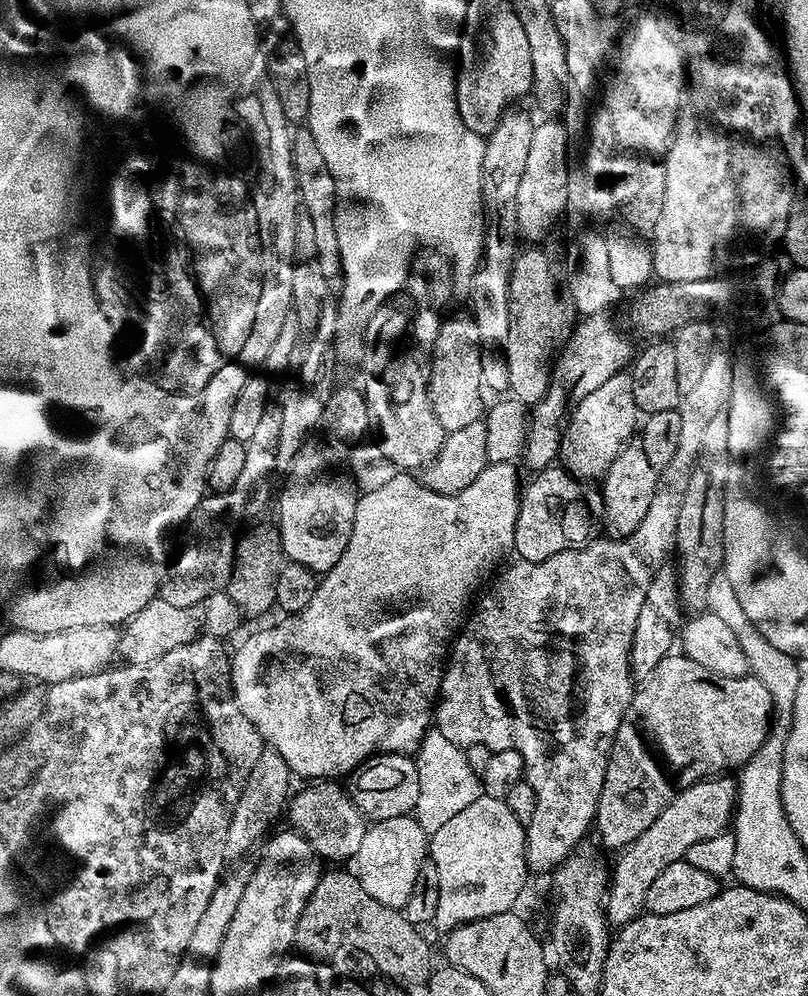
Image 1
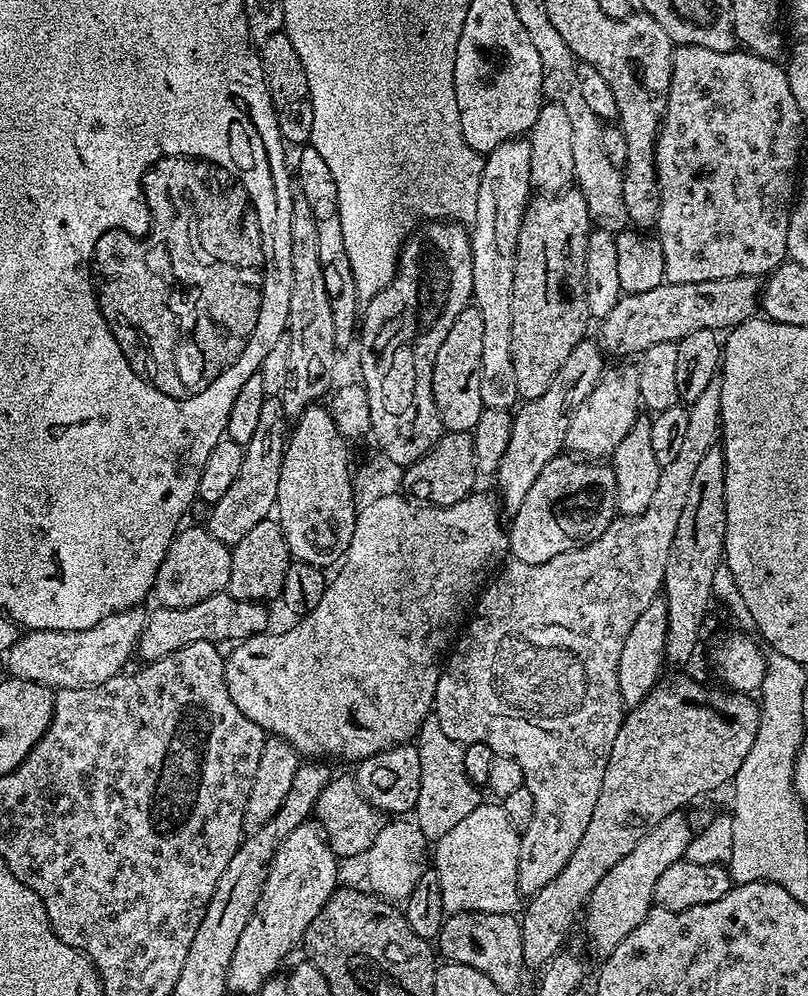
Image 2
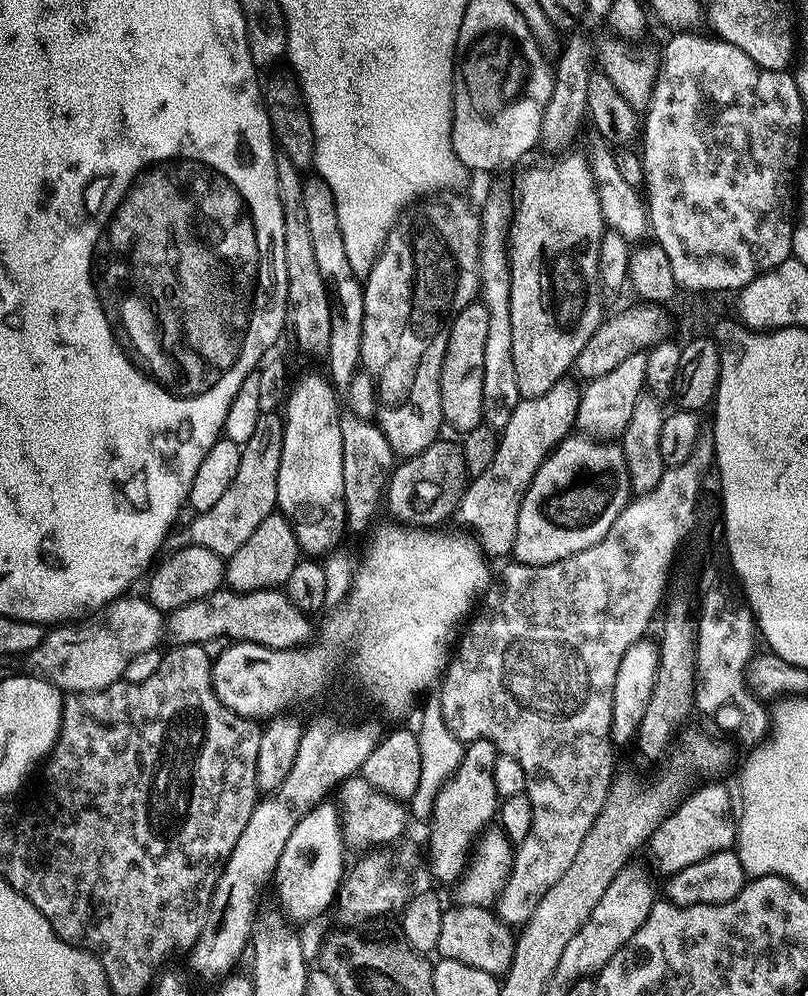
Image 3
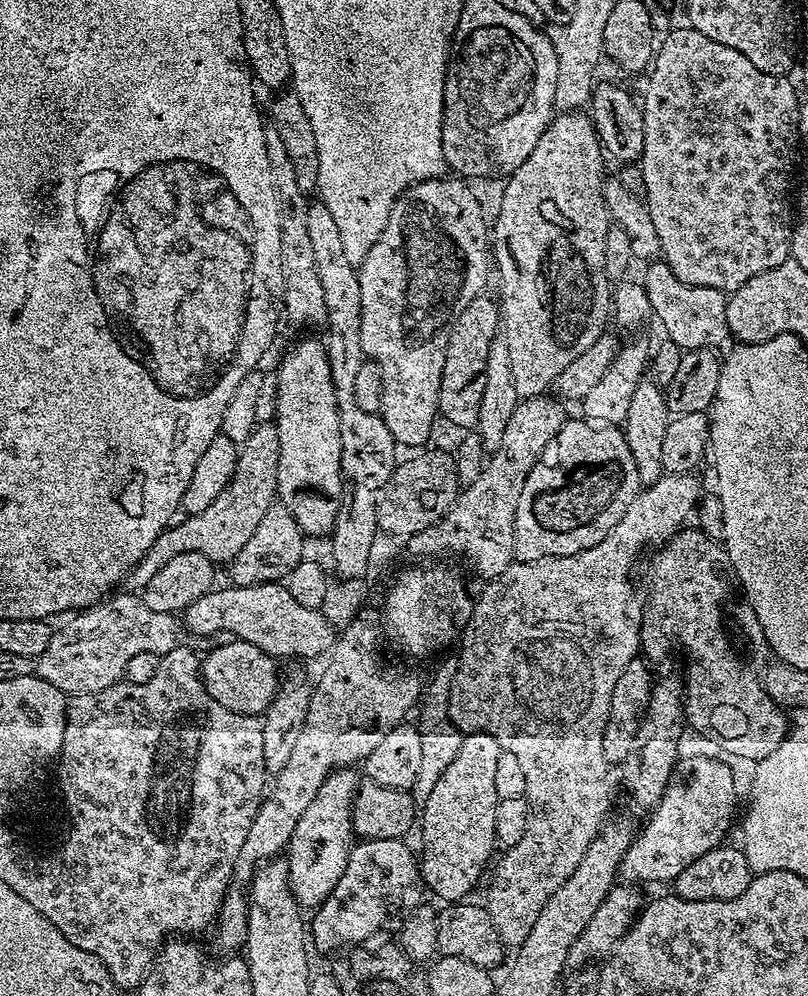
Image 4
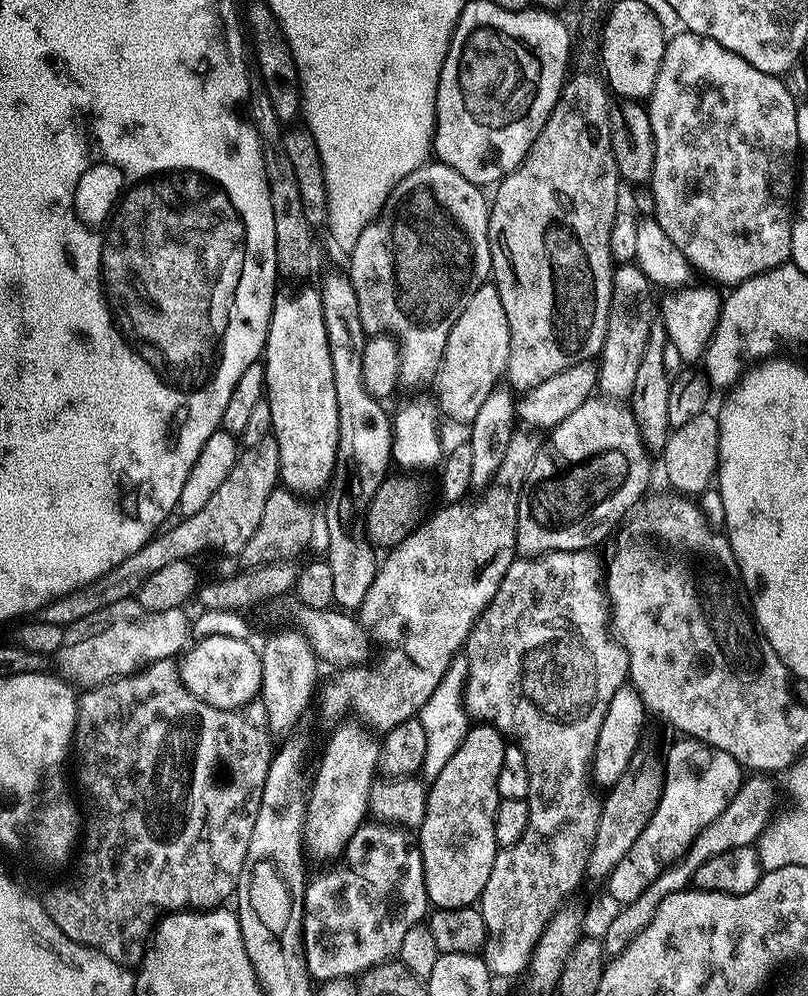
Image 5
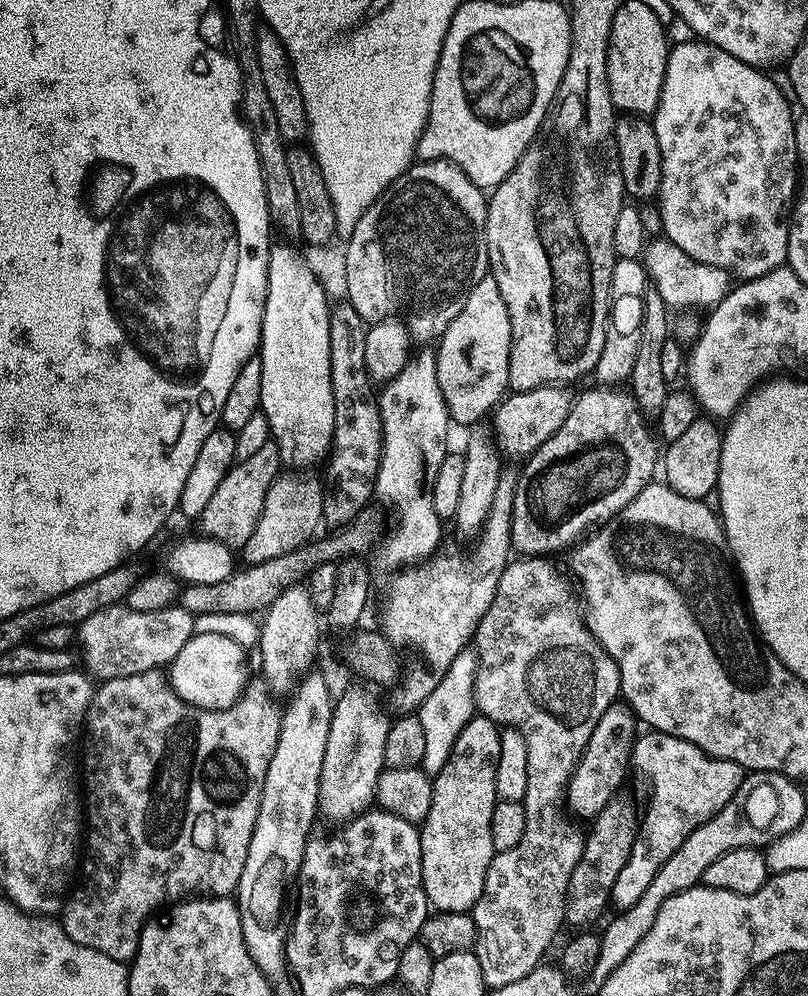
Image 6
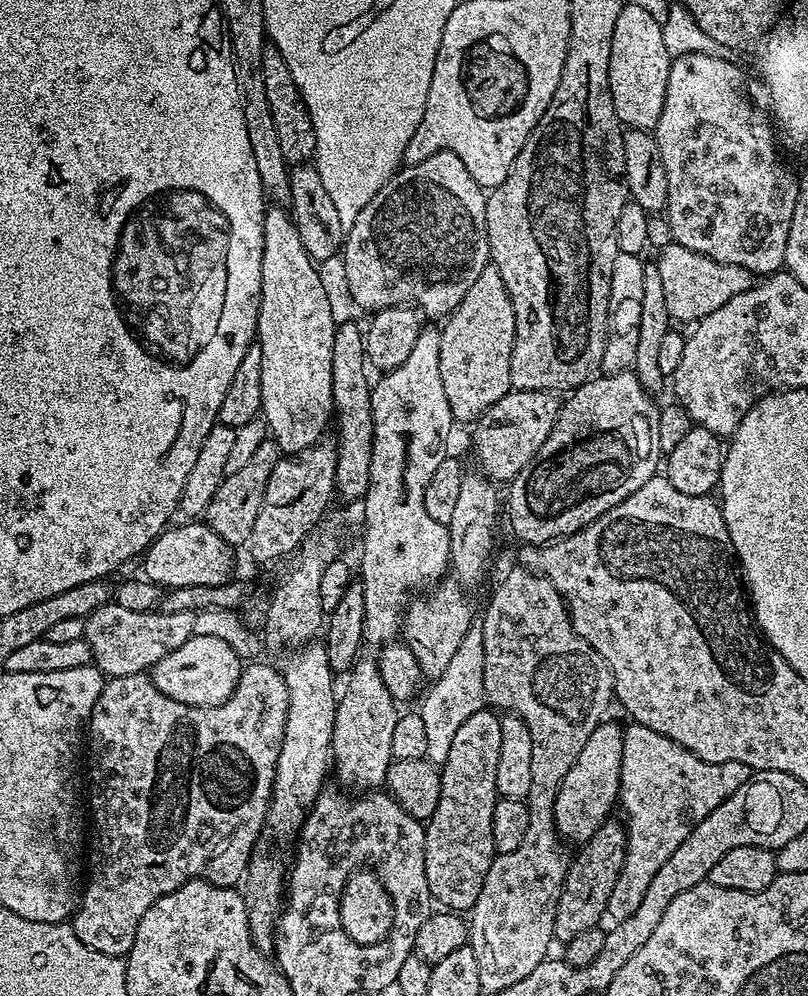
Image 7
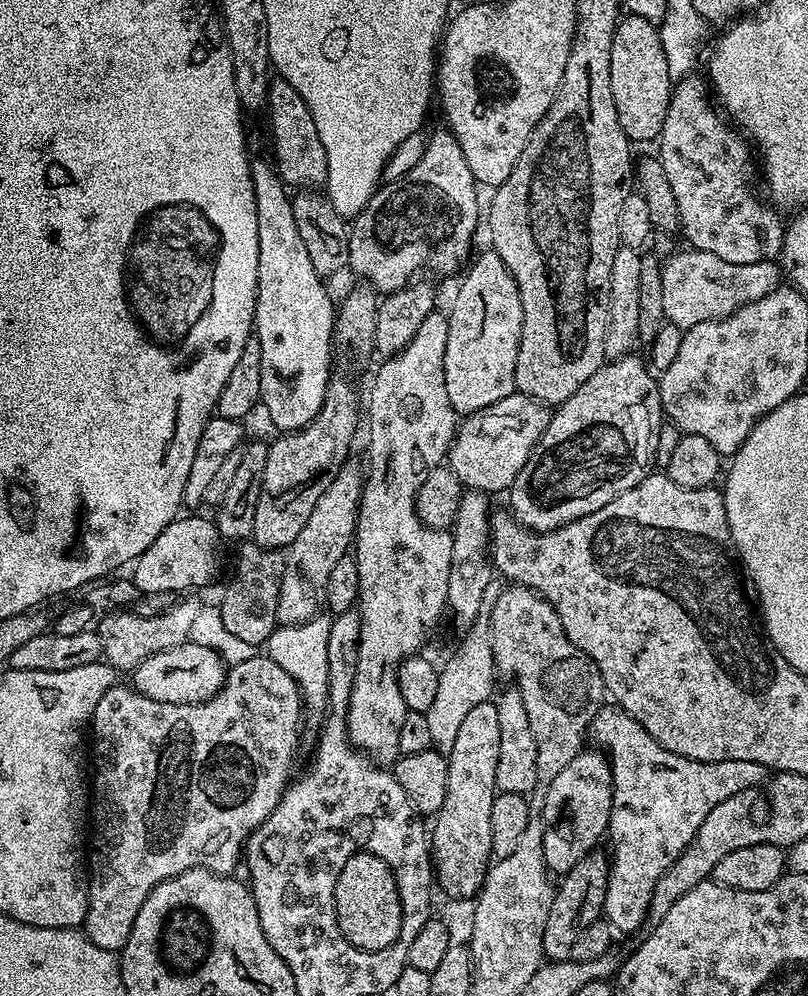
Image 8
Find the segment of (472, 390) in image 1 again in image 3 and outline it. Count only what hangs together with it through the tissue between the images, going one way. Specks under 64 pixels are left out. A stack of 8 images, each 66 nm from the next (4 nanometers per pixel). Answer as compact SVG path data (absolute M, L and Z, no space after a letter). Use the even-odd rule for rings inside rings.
M482 302L468 304L454 318L450 326L450 338L440 371L440 401L444 423L457 429L460 434L468 433L482 424L482 370L486 362L486 333L490 316Z

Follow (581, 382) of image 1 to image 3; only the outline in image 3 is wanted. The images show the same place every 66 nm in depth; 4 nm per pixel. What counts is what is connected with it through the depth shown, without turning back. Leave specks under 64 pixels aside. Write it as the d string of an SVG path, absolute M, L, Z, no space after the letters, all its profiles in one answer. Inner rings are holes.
M572 378L554 382L546 394L533 400L520 399L510 414L510 422L499 433L493 462L482 474L471 477L458 509L458 516L476 527L481 547L489 557L508 556L518 534L518 510L522 498L538 474L538 466L573 431L580 405L581 385Z

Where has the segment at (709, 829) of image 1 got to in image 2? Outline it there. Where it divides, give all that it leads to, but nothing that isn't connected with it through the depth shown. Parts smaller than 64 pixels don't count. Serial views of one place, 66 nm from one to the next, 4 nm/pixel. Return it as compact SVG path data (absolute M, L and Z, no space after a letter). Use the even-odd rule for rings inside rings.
M683 811L674 812L658 822L652 832L646 834L642 842L638 842L638 846L634 846L634 850L630 850L630 854L626 854L626 858L622 858L622 862L618 862L618 866L614 866L614 870L610 870L592 891L592 897L582 916L582 928L584 924L589 942L600 954L614 951L618 942L622 942L622 938L630 934L630 930L638 930L638 926L642 926L654 907L652 895L654 886L658 886L662 870L685 859L694 827L692 828L690 821L684 820L684 815Z

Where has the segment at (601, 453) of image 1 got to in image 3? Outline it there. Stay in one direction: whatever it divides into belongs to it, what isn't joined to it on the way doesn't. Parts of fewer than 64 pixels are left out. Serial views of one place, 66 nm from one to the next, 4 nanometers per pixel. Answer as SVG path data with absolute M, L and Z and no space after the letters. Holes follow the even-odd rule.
M643 352L630 354L626 362L621 362L610 370L610 374L602 374L602 378L594 378L583 385L580 393L580 405L576 411L575 427L584 436L595 438L600 442L612 442L623 437L626 426L630 422L630 414L634 414L636 404L646 389L646 355Z

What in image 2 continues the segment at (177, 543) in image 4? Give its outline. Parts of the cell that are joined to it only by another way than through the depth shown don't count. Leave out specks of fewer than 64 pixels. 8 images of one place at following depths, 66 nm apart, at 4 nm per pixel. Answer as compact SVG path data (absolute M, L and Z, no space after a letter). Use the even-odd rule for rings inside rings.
M265 396L254 438L244 445L242 474L226 490L226 495L211 505L206 517L206 527L218 542L229 546L242 542L246 533L254 530L258 522L269 519L276 508L278 478L282 474L282 458L290 435L290 418L284 412L280 396Z

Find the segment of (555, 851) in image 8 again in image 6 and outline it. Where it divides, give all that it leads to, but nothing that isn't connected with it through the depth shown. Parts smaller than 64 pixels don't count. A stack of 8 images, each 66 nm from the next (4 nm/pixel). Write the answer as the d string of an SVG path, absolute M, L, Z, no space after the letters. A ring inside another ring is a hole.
M627 703L611 704L606 714L598 718L598 726L594 726L594 734L590 734L588 748L580 756L576 773L568 786L567 803L573 813L576 811L582 816L588 816L587 818L594 818L606 806L606 802L610 802L613 796L621 791L620 783L628 772L628 764L633 763L632 745L636 743L637 735L636 713Z

